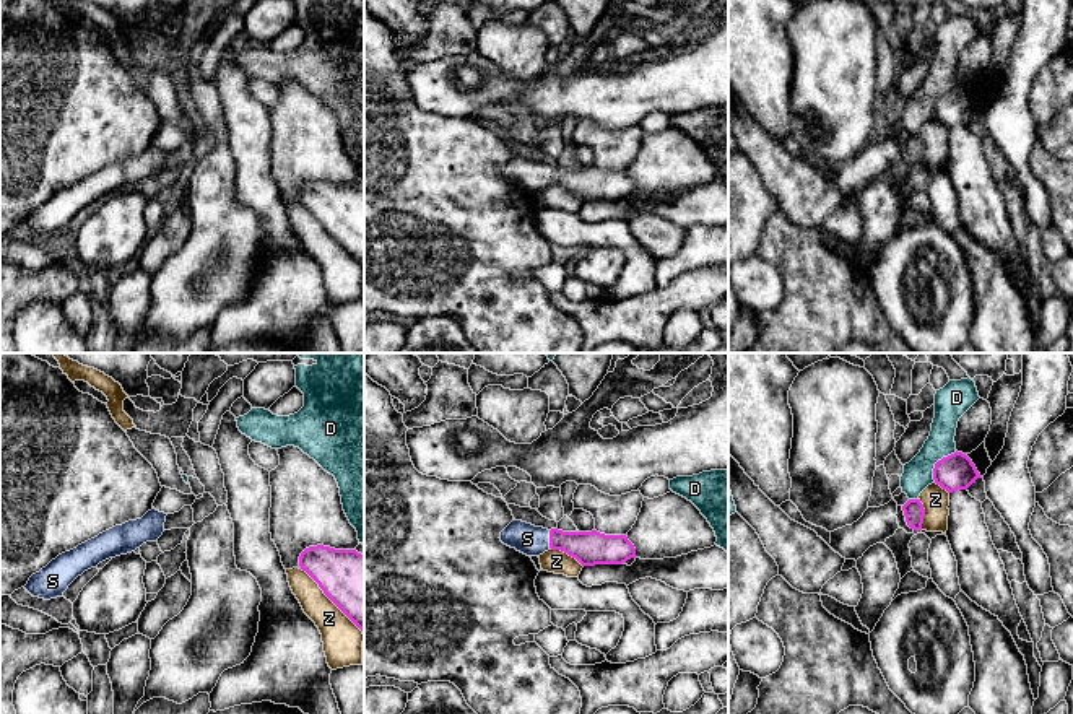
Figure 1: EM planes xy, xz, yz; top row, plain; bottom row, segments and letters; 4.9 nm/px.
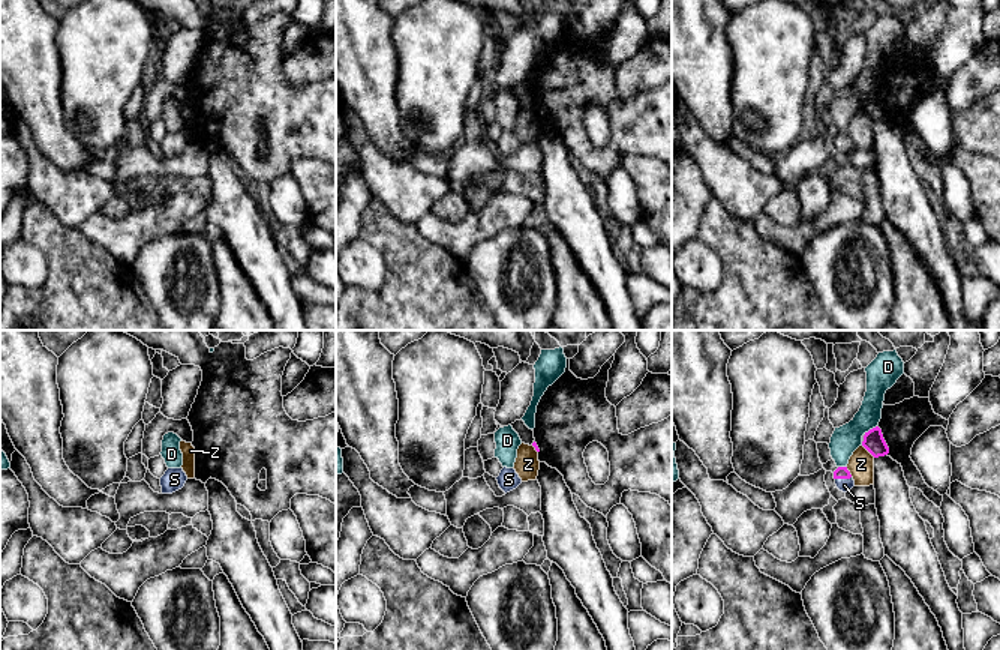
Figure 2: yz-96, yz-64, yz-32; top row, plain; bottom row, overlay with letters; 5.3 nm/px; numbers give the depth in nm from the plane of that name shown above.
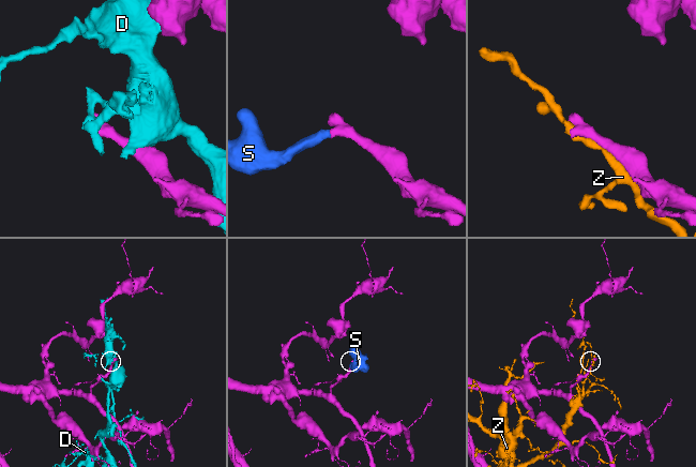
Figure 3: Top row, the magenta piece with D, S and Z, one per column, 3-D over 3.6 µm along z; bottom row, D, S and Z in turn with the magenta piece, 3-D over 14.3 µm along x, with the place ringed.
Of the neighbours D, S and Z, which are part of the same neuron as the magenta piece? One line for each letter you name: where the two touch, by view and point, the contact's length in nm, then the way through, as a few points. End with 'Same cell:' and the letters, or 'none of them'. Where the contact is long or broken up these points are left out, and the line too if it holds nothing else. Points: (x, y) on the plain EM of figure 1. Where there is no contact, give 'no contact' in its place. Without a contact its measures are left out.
S: contact xz (550, 176); length 100 nm; way xz (589, 184), (564, 176), (550, 176), (527, 174)
Same cell: S

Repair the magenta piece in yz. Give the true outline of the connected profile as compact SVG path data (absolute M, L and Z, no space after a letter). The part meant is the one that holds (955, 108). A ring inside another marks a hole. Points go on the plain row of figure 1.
M954 88L935 99L933 115L948 128L967 125L977 114L982 114L972 96L962 89Z

